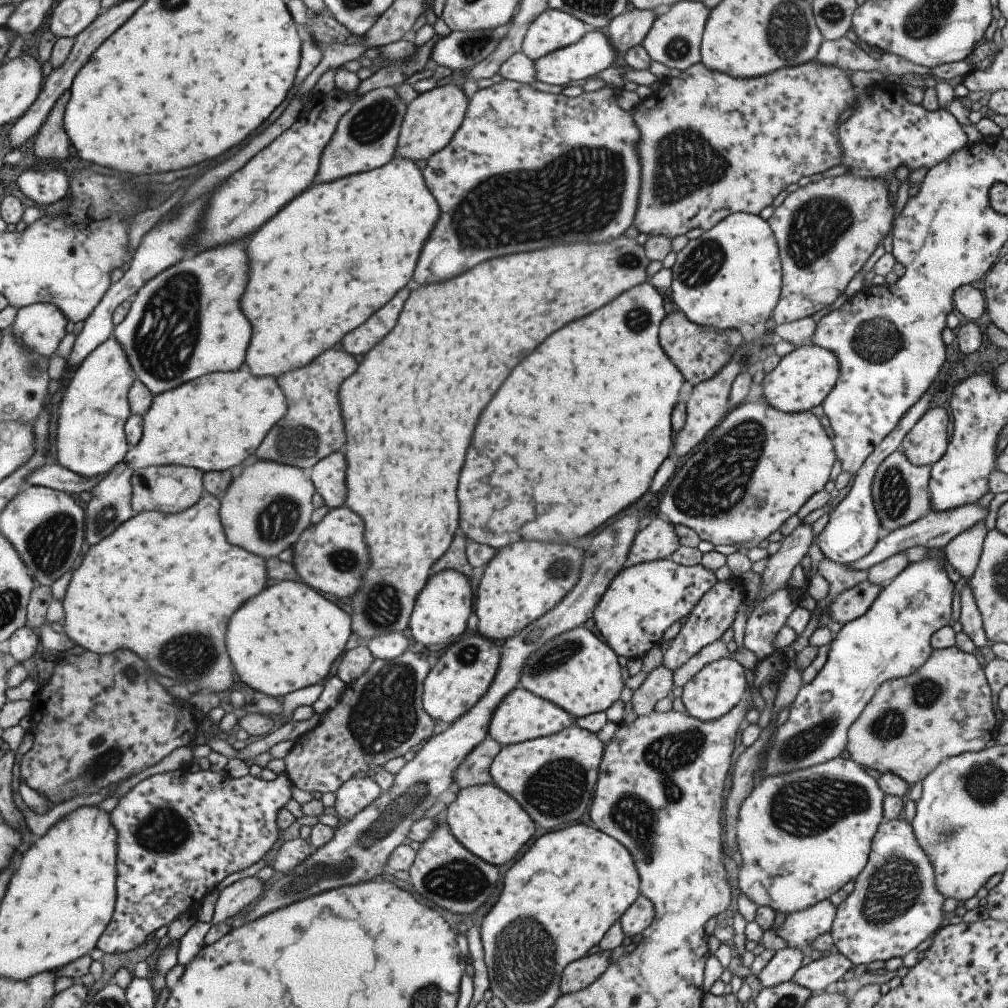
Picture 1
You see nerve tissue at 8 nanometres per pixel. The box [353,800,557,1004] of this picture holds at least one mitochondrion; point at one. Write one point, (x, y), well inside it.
(459, 881)

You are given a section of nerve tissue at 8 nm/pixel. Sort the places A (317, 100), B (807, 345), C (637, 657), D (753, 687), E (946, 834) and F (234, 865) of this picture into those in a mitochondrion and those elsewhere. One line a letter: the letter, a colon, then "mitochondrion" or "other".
A: other
B: other
C: other
D: other
E: mitochondrion
F: other

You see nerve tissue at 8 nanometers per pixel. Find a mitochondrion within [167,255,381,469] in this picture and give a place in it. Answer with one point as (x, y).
(295, 443)

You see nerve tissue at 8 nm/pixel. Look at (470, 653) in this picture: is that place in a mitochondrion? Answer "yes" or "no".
yes

